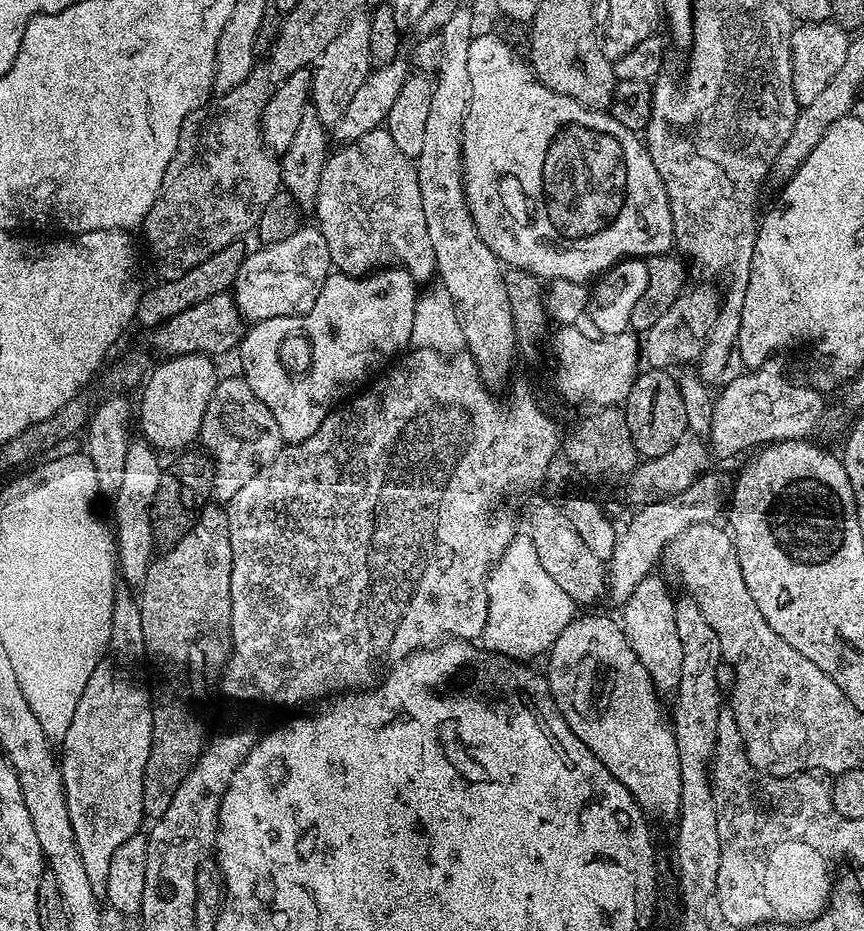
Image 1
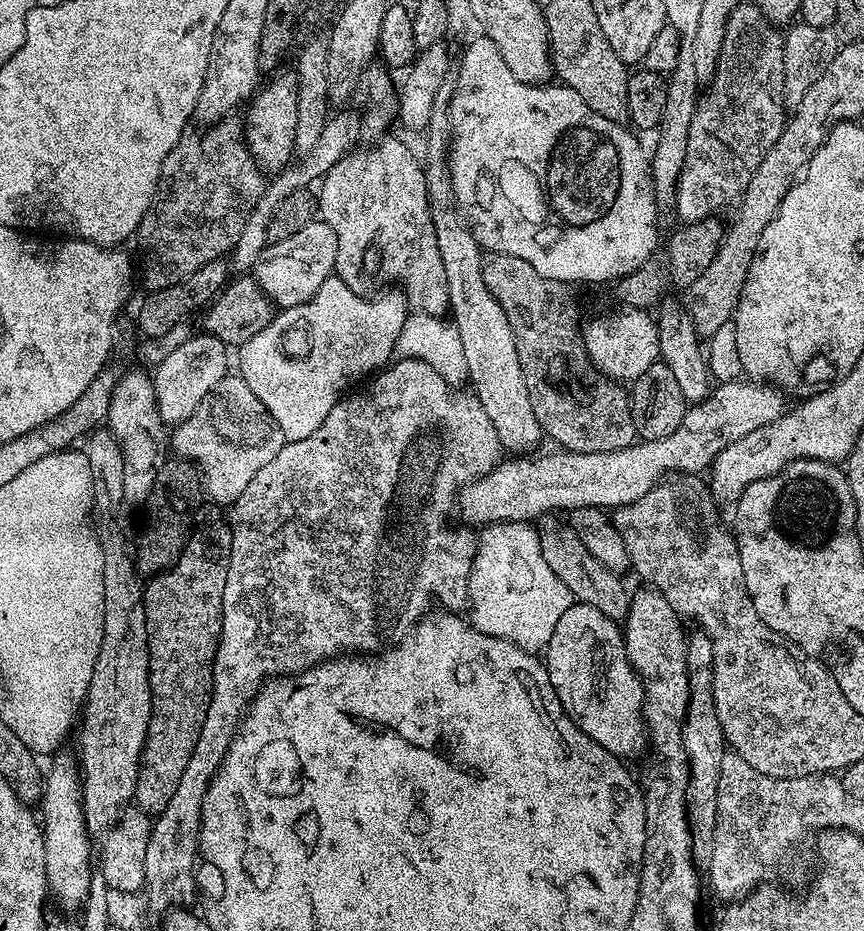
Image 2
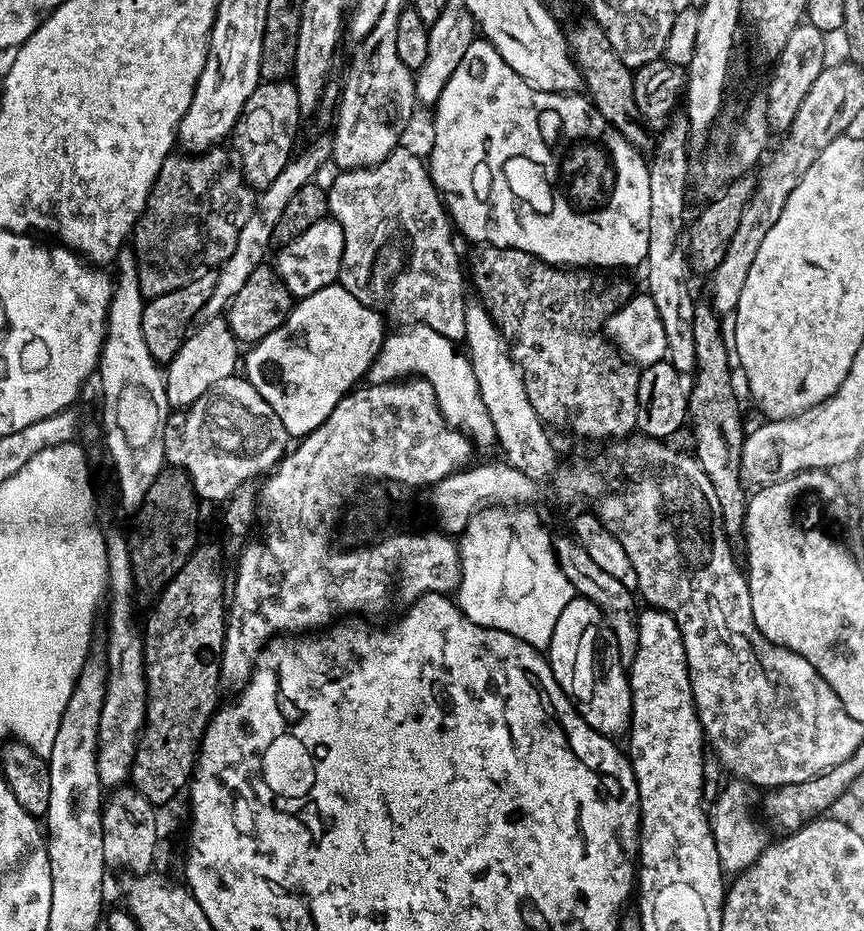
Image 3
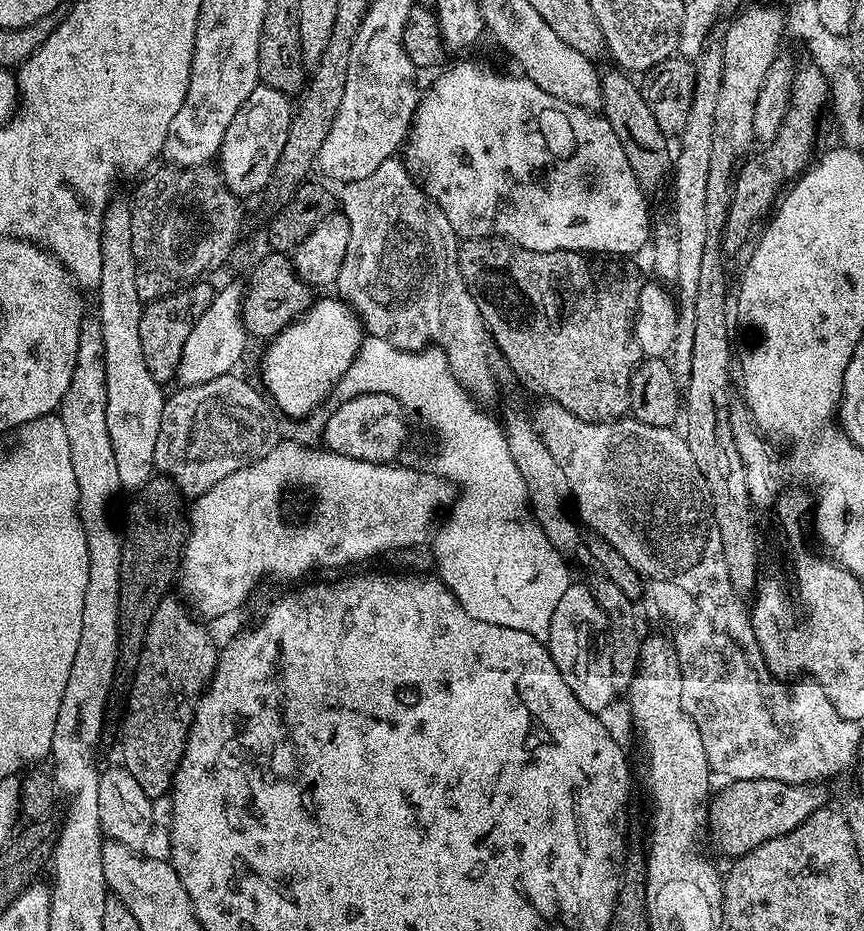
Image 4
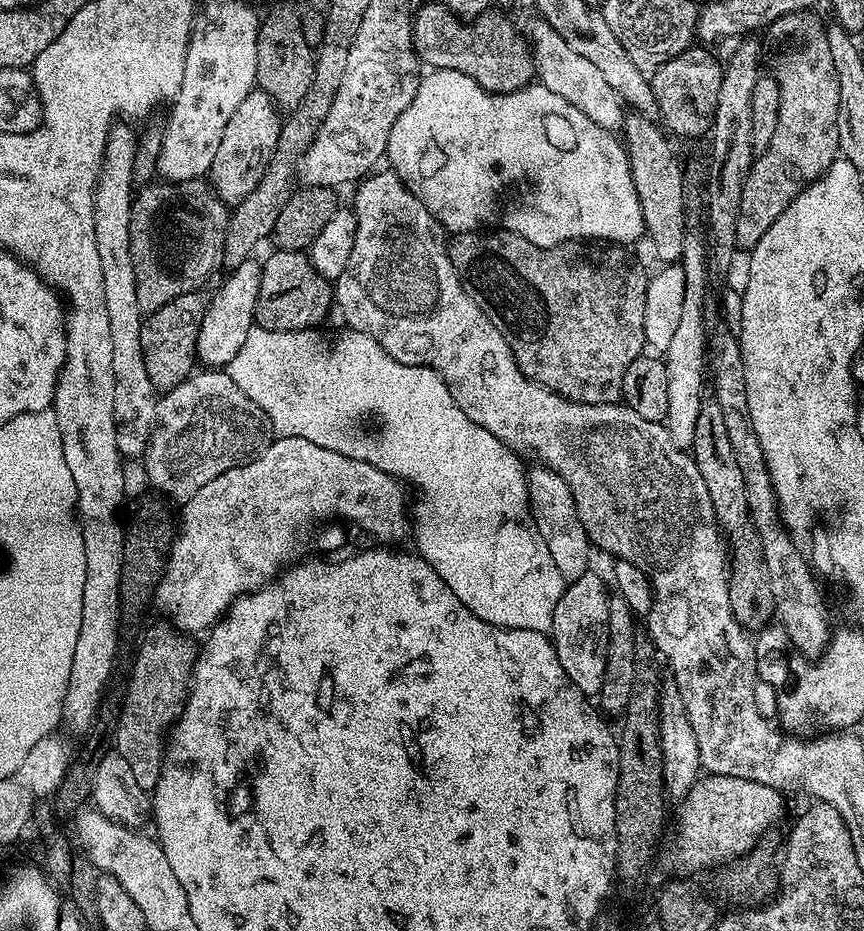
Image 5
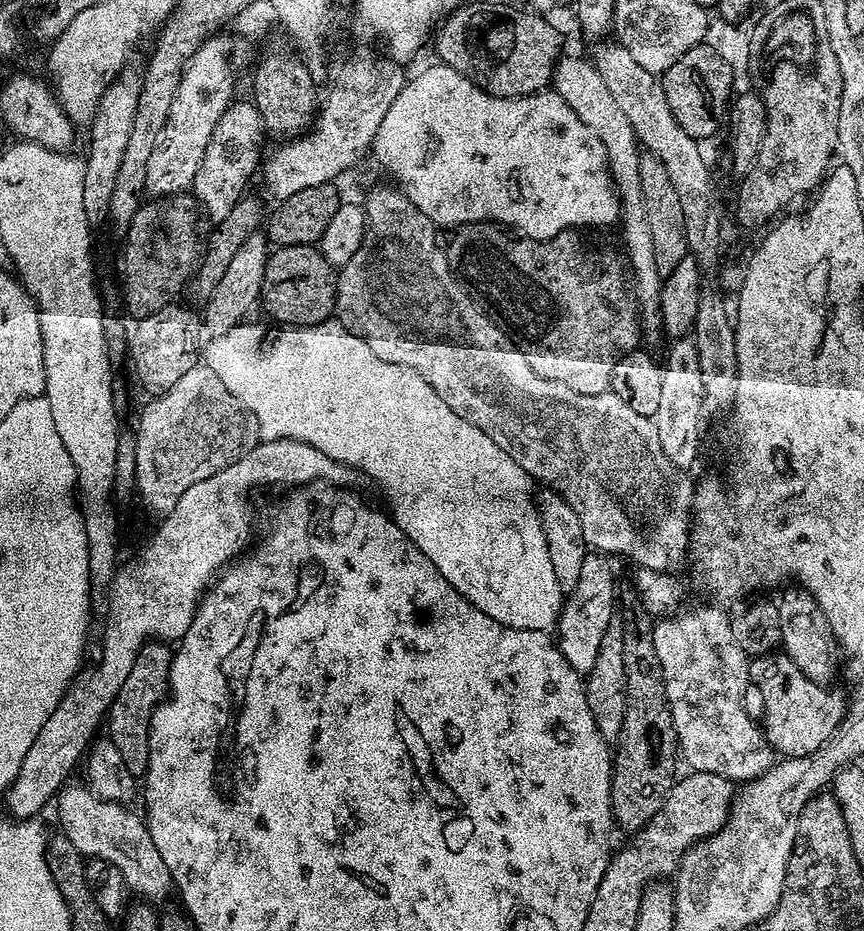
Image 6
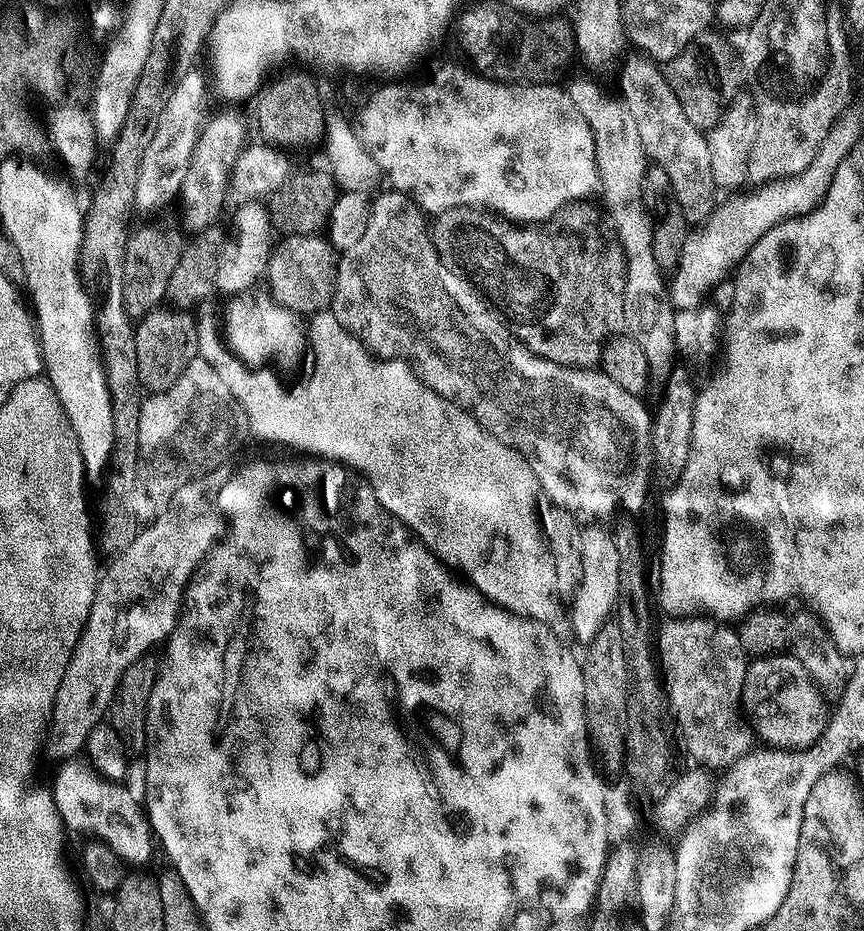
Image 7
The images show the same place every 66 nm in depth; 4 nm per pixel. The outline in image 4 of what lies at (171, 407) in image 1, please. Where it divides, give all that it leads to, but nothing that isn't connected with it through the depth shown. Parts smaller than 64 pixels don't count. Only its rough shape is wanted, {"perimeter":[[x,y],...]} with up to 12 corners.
{"perimeter":[[228,284],[194,322],[181,385],[229,375],[250,343],[244,288]]}

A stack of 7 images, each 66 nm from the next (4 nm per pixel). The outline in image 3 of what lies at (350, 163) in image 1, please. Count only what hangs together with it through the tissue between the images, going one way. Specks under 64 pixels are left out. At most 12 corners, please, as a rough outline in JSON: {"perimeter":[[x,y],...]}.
{"perimeter":[[405,146],[337,171],[338,282],[460,342],[454,225]]}

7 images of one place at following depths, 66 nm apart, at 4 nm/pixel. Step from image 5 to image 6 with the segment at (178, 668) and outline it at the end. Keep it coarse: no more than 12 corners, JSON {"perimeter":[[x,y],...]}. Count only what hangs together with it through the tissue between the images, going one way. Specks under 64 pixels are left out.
{"perimeter":[[149,642],[131,657],[108,707],[107,735],[140,778],[148,723],[166,695],[173,649]]}

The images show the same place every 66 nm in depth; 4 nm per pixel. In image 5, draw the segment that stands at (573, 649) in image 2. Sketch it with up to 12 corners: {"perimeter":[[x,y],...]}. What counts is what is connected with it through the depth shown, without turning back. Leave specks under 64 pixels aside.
{"perimeter":[[596,570],[565,587],[550,639],[585,697],[606,674],[610,588]]}

